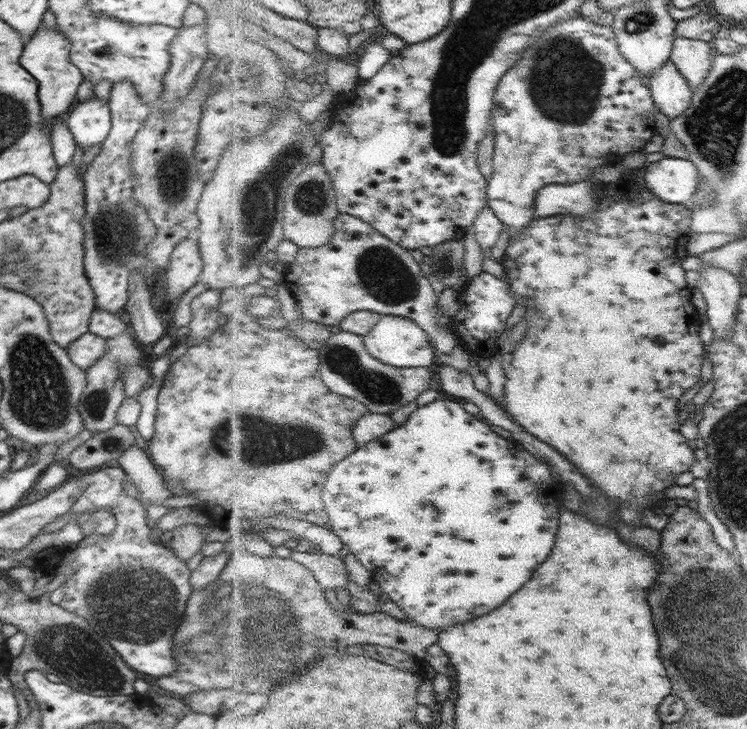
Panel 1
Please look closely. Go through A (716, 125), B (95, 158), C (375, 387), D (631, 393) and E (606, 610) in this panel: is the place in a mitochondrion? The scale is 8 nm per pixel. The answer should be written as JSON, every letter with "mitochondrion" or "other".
{"A":"mitochondrion","B":"other","C":"mitochondrion","D":"mitochondrion","E":"other"}

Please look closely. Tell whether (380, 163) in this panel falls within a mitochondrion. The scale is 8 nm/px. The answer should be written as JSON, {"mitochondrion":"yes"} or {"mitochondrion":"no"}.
{"mitochondrion":"no"}

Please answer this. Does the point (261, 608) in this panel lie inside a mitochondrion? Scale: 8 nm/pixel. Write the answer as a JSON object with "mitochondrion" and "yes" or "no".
{"mitochondrion":"yes"}

